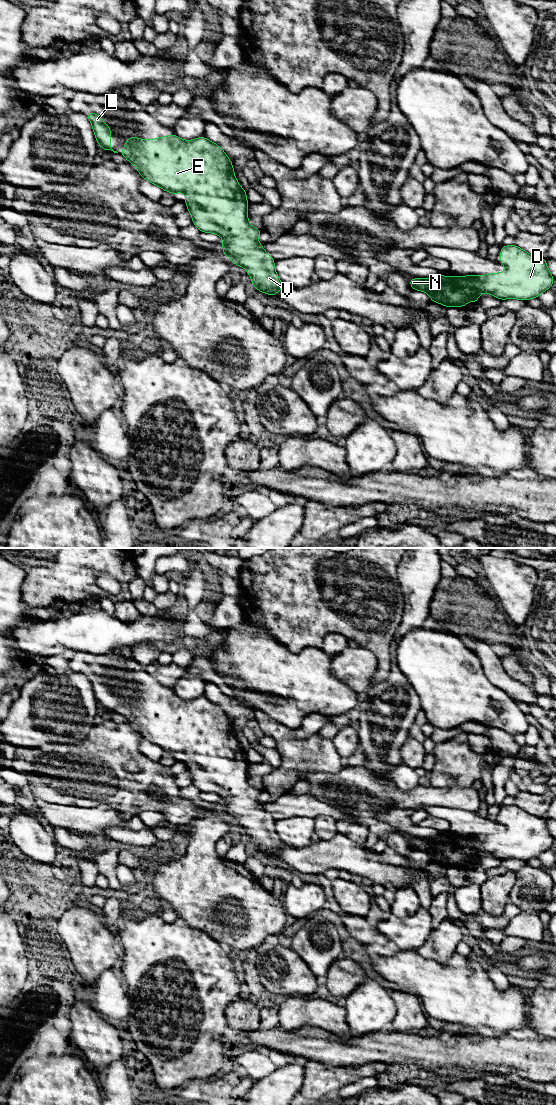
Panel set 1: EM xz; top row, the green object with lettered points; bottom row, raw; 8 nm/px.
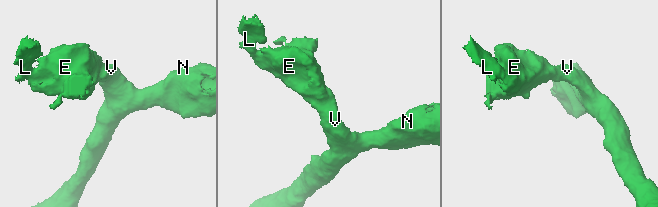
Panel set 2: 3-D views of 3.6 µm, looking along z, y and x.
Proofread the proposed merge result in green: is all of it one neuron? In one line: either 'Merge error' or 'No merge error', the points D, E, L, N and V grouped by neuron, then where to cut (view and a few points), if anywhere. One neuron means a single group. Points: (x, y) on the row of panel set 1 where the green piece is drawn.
No merge error. Groups: D E L N V. No split

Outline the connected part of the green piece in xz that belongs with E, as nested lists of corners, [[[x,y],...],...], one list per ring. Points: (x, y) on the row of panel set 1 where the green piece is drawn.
[[[175,134],[149,140],[129,137],[120,154],[130,164],[134,164],[137,167],[137,172],[152,184],[173,195],[178,192],[185,193],[188,198],[182,202],[187,205],[187,211],[192,216],[193,225],[201,232],[214,233],[223,239],[222,252],[235,266],[242,266],[246,269],[246,272],[251,276],[251,283],[258,291],[276,296],[283,288],[284,284],[275,271],[274,259],[263,249],[264,245],[258,243],[258,238],[263,230],[254,228],[248,221],[246,190],[238,183],[232,162],[220,146],[205,136],[189,141],[181,139]]]

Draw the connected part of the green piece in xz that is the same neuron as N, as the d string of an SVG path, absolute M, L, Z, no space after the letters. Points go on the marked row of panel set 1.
M515 244L501 246L499 262L506 267L504 273L410 278L409 284L413 290L428 293L430 302L447 308L466 307L469 300L477 305L480 293L494 295L500 300L528 301L550 289L555 280L544 258L533 256Z

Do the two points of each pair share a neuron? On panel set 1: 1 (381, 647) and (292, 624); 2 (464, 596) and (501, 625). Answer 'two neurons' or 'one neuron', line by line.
1: one neuron
2: one neuron

